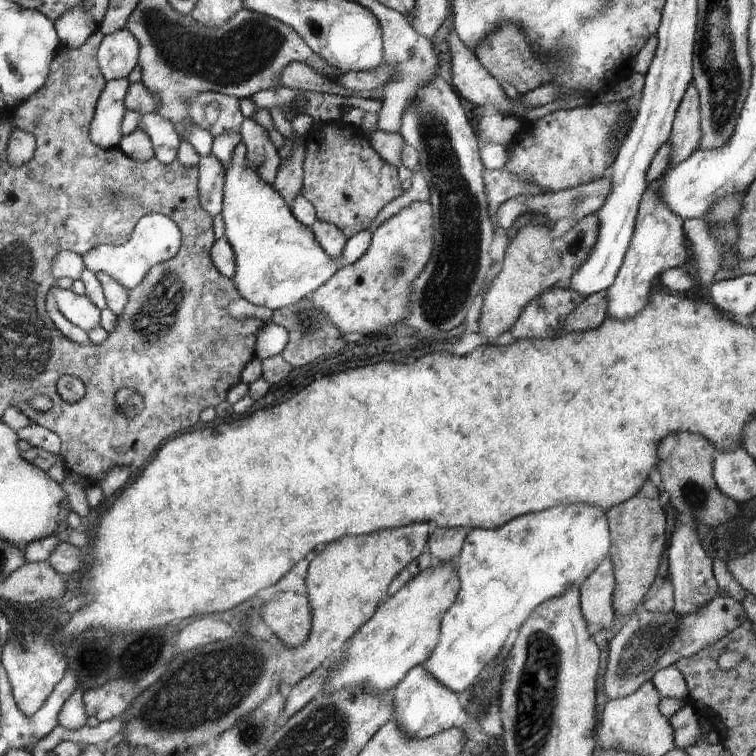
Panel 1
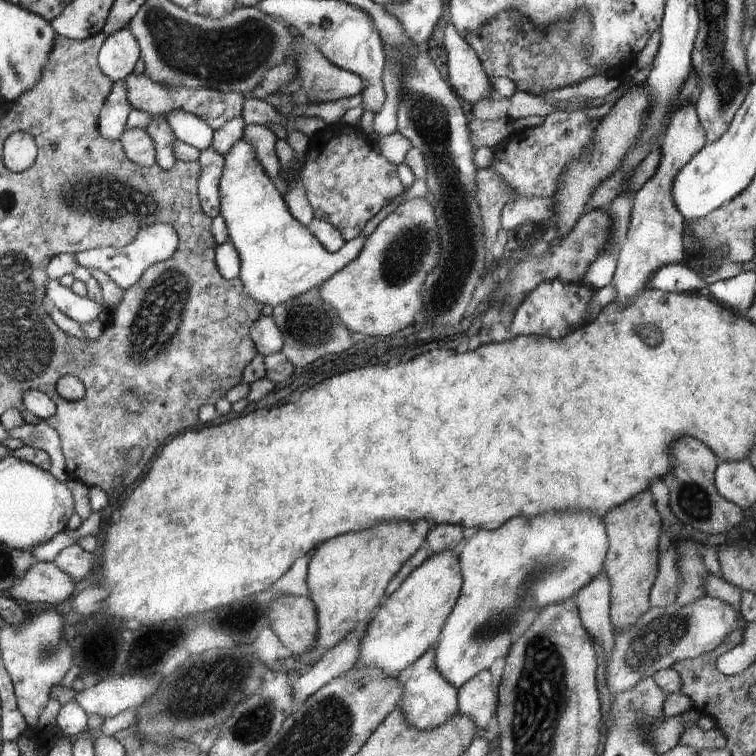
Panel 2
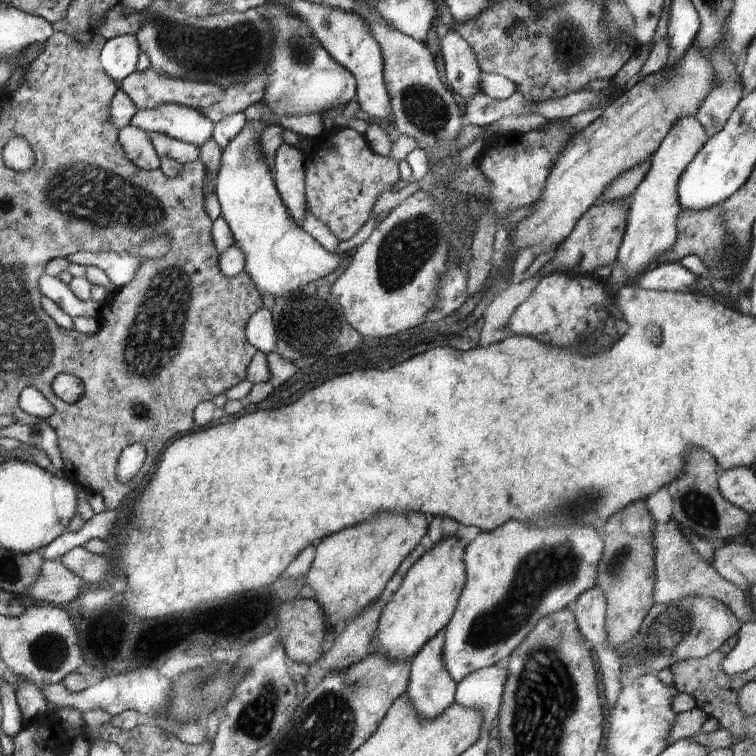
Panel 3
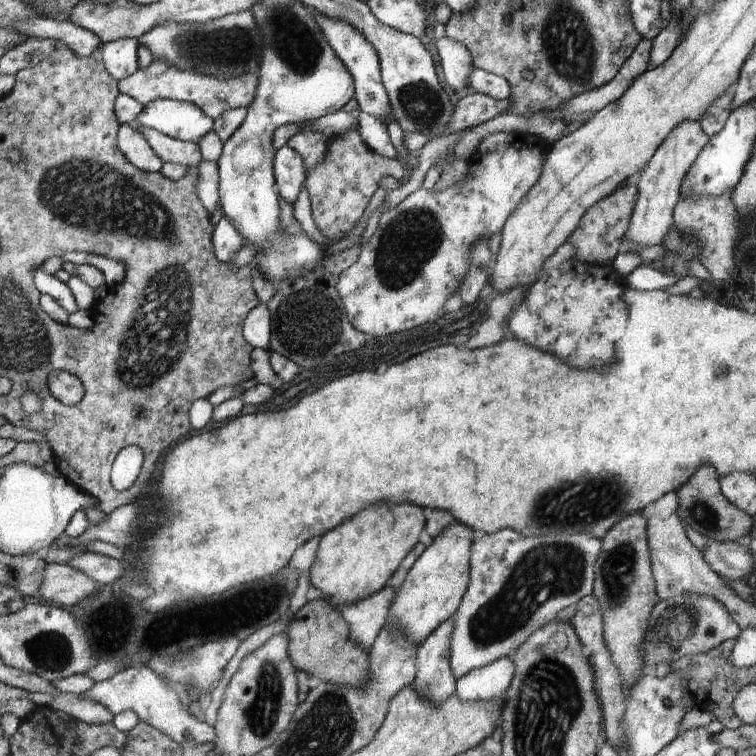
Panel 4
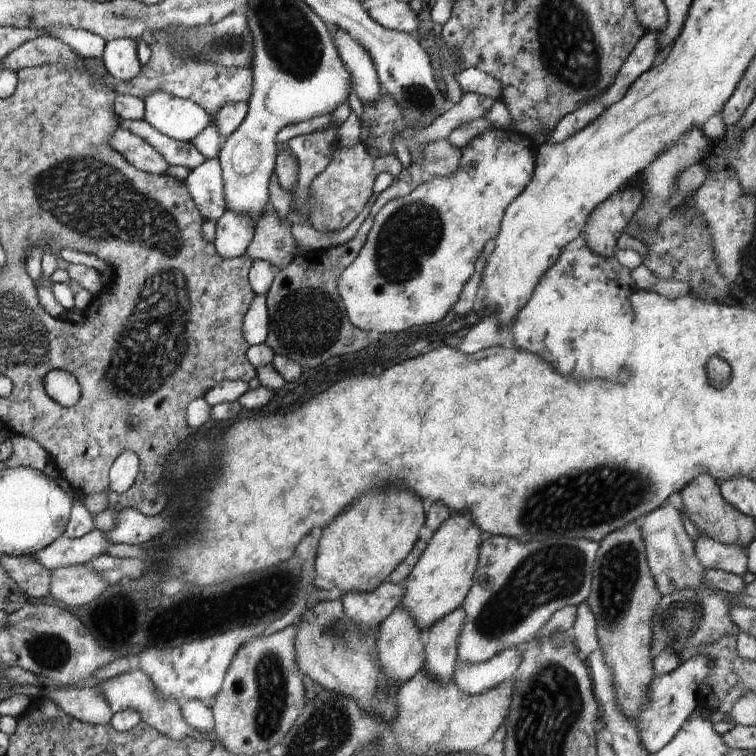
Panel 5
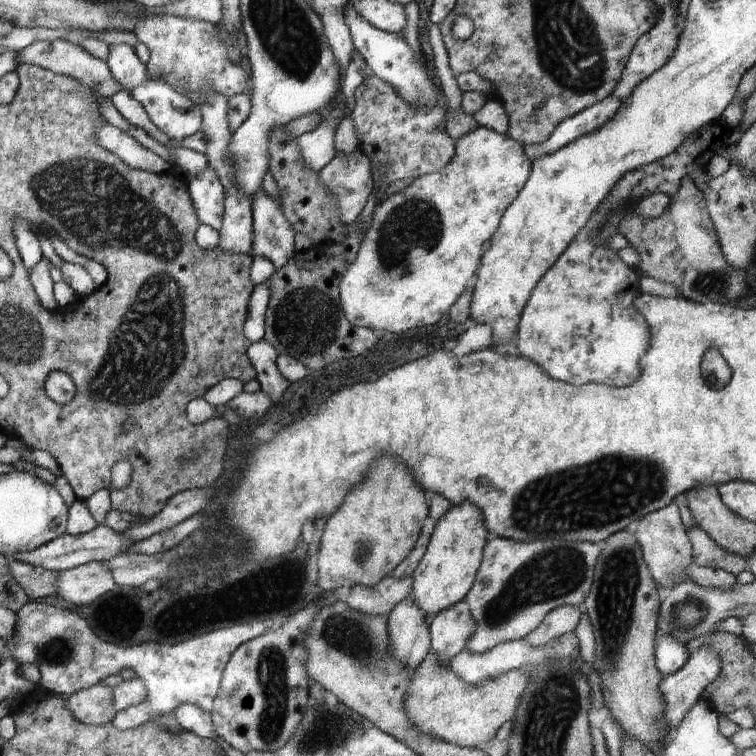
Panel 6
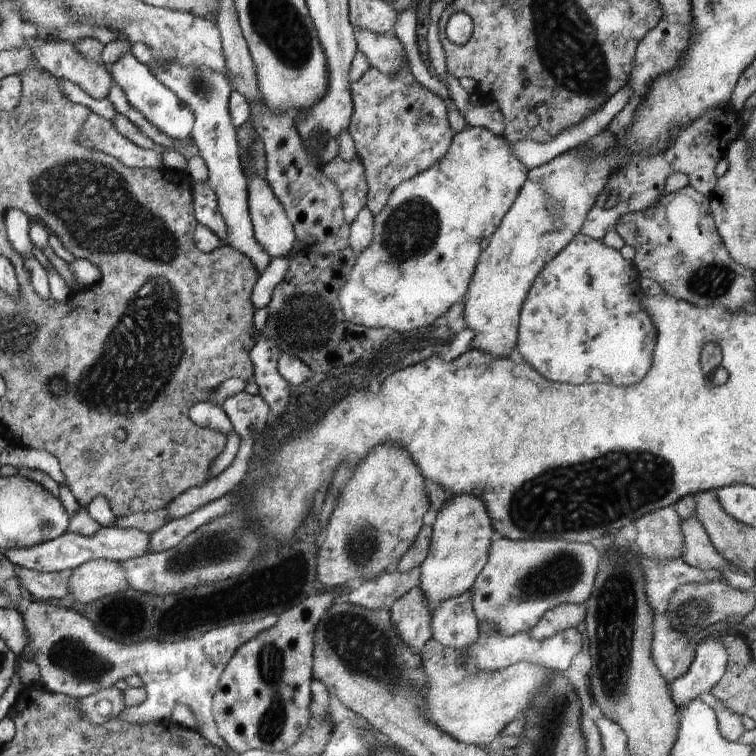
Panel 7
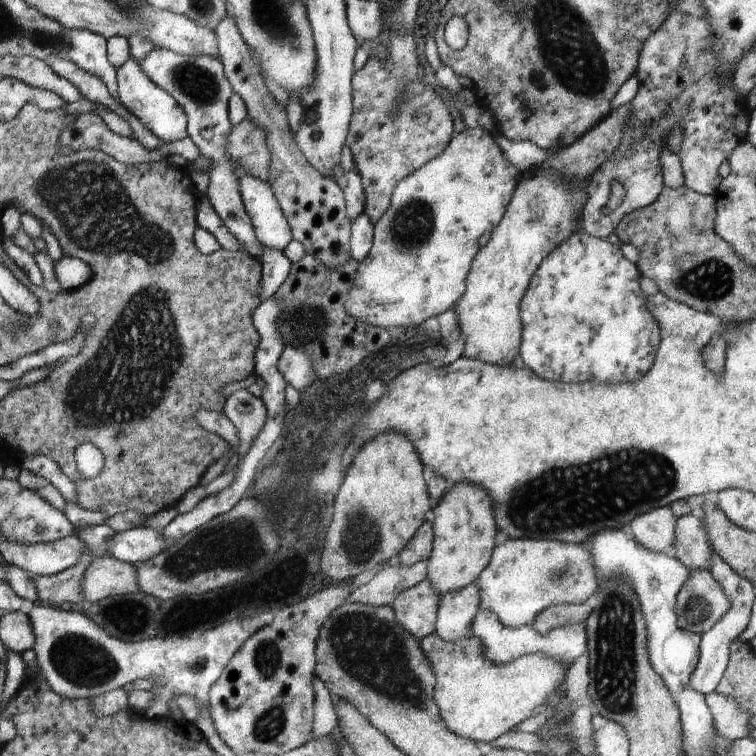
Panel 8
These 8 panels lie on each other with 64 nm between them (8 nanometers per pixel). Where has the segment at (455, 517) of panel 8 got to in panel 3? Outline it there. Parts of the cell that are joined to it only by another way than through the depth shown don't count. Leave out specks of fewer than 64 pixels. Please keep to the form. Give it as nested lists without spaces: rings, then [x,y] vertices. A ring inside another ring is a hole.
[[[457,534],[446,537],[426,551],[410,567],[398,590],[386,598],[379,625],[372,640],[372,651],[384,655],[391,661],[407,660],[445,628],[456,610],[467,579],[463,561],[465,548]]]

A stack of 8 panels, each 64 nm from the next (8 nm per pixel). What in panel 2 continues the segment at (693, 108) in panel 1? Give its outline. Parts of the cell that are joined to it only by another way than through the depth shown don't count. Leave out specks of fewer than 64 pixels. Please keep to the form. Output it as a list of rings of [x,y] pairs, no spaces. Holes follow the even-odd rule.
[[[694,105],[680,107],[672,116],[659,147],[659,163],[652,178],[633,196],[630,222],[626,240],[622,243],[617,258],[613,283],[617,290],[619,305],[628,306],[634,297],[642,294],[646,282],[661,266],[681,263],[684,258],[682,213],[675,207],[671,186],[674,177],[702,148],[706,146],[705,130],[700,124]]]

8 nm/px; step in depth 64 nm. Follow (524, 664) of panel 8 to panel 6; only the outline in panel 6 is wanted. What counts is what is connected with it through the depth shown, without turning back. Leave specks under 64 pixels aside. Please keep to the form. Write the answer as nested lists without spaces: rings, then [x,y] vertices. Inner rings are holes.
[[[430,649],[413,674],[405,700],[407,717],[419,731],[431,737],[456,746],[484,748],[491,744],[502,724],[515,717],[529,678],[528,668],[520,667],[471,685],[460,679],[449,666],[441,665],[439,656]]]

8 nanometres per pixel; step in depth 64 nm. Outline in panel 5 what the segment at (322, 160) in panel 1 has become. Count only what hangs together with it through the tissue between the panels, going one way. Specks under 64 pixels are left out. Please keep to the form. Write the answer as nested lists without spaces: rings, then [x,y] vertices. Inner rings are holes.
[[[358,142],[350,149],[334,149],[330,164],[312,179],[309,186],[310,195],[313,196],[311,226],[322,232],[338,232],[348,226],[370,200],[376,176],[381,172],[388,172],[394,178],[400,178],[402,170],[403,166],[398,157],[394,155],[373,157],[362,142]]]

